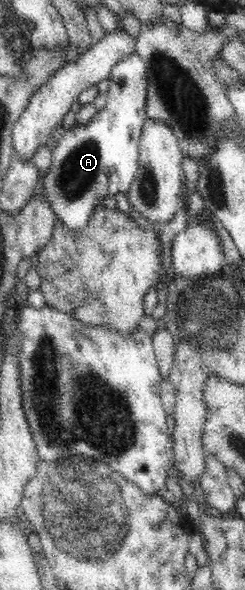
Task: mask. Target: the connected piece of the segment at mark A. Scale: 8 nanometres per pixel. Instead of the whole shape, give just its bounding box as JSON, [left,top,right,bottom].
[44,51,148,228]

